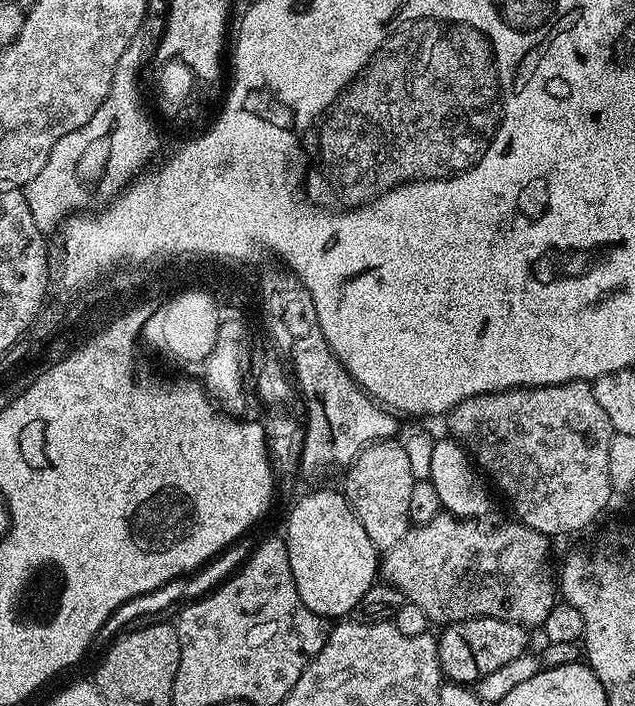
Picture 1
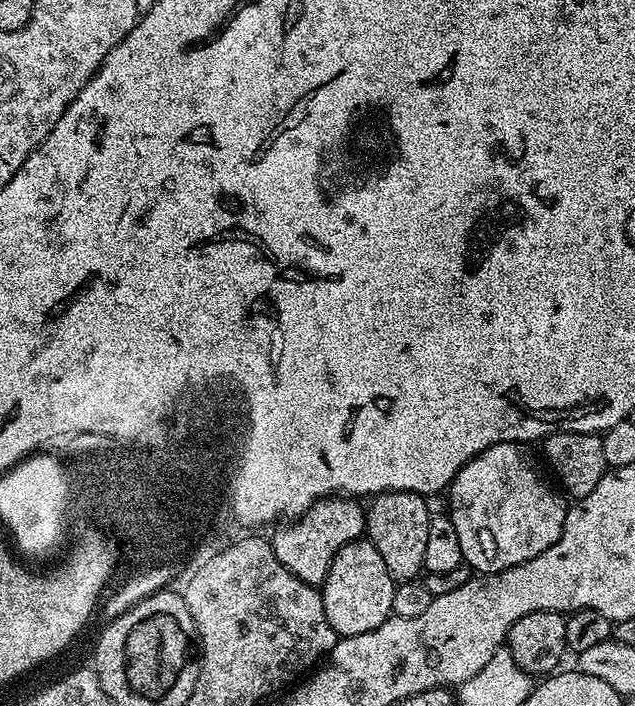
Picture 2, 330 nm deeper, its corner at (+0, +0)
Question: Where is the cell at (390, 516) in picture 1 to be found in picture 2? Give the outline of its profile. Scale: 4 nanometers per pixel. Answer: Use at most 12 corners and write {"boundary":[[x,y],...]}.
{"boundary":[[381,492],[366,508],[366,539],[392,579],[425,571],[429,501]]}

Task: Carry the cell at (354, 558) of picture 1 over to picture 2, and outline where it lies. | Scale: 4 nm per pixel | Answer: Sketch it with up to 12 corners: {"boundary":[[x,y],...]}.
{"boundary":[[366,538],[339,548],[322,585],[337,637],[392,615],[396,585]]}

